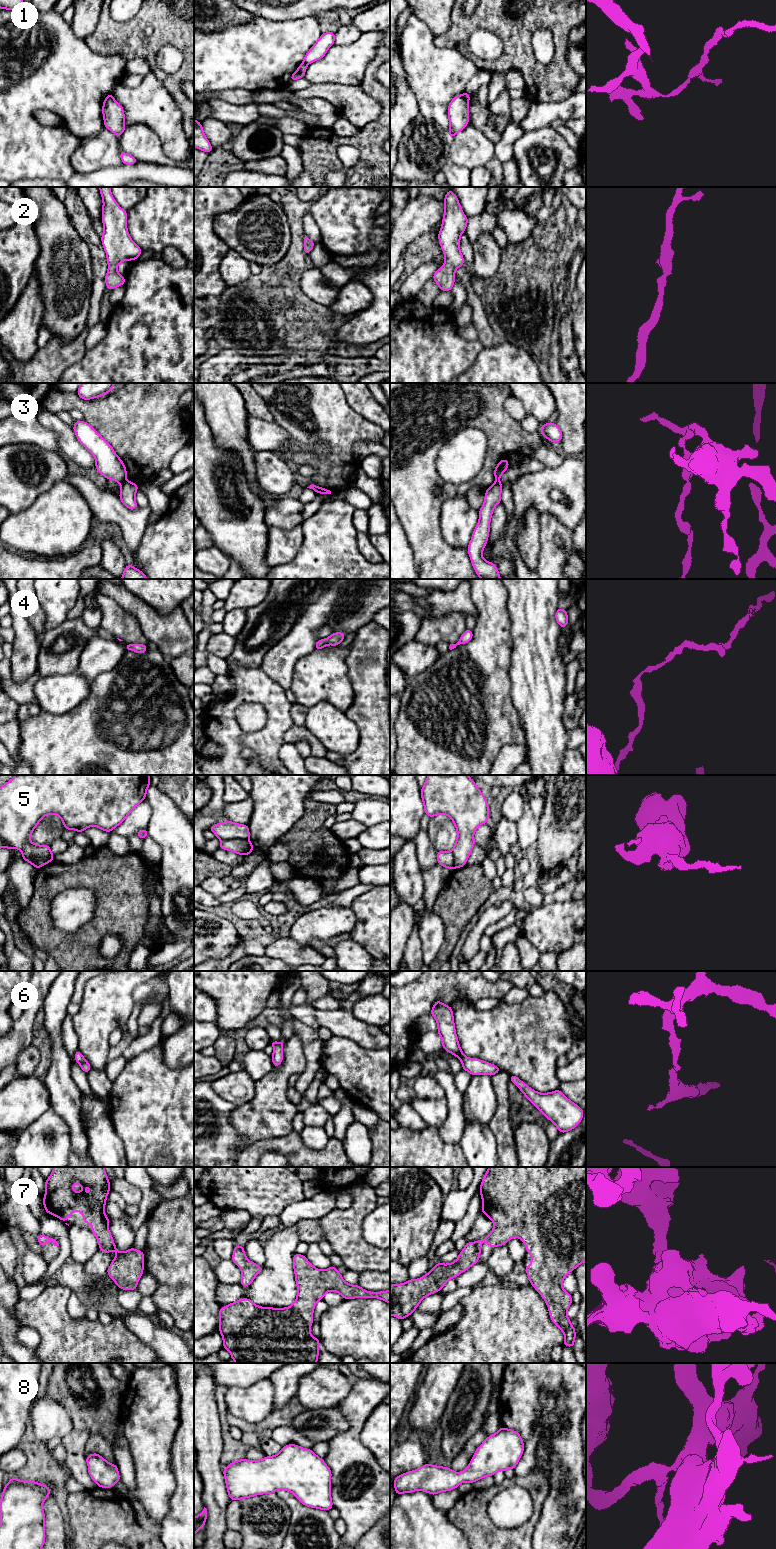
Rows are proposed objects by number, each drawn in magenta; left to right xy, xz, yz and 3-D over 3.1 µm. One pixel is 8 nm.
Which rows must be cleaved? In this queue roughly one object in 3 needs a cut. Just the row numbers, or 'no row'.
1, 3, 5

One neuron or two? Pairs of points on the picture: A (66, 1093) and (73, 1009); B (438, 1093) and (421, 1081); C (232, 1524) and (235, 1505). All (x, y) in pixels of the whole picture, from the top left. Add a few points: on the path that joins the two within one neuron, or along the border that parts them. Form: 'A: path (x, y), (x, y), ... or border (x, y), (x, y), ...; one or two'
A: border (70, 1002), (66, 1013); two
B: path (434, 1091), (425, 1085); one
C: path (233, 1519), (234, 1510); one

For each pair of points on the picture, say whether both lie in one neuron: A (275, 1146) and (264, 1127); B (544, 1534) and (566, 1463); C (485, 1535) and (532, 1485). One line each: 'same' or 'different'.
A: different
B: same
C: same

